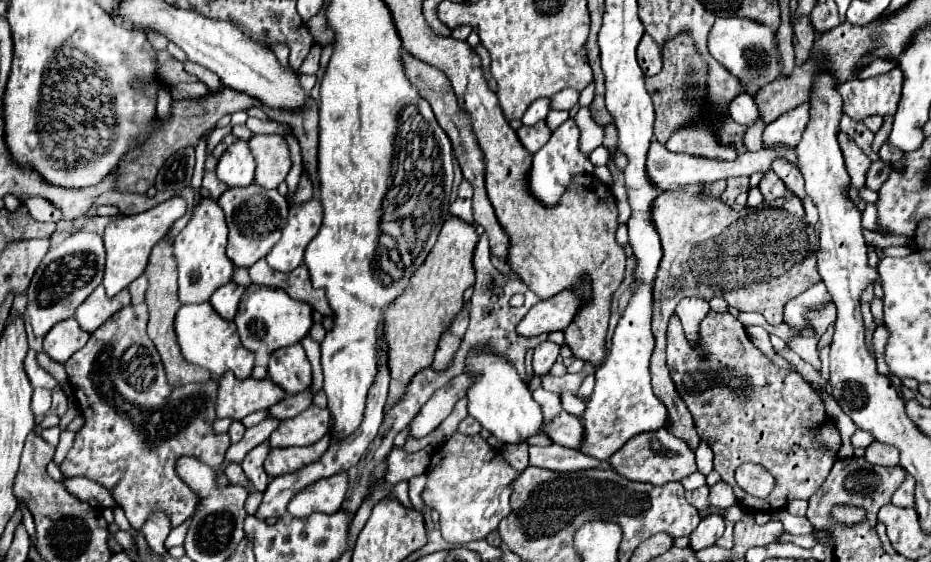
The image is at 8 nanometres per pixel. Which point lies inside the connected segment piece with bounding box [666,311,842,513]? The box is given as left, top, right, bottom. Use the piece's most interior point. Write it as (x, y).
(749, 411)

